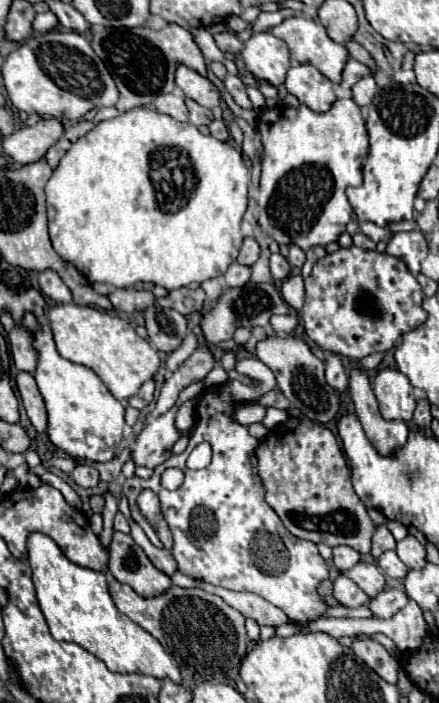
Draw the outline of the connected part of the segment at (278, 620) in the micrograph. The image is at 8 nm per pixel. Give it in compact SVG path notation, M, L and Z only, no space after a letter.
M200 583L208 593L214 593L218 597L222 597L228 605L232 605L234 609L238 609L244 617L252 617L258 621L258 625L282 625L288 621L286 613L282 613L278 607L270 605L266 599L254 595L254 593L234 593L222 587L214 587L210 583Z

